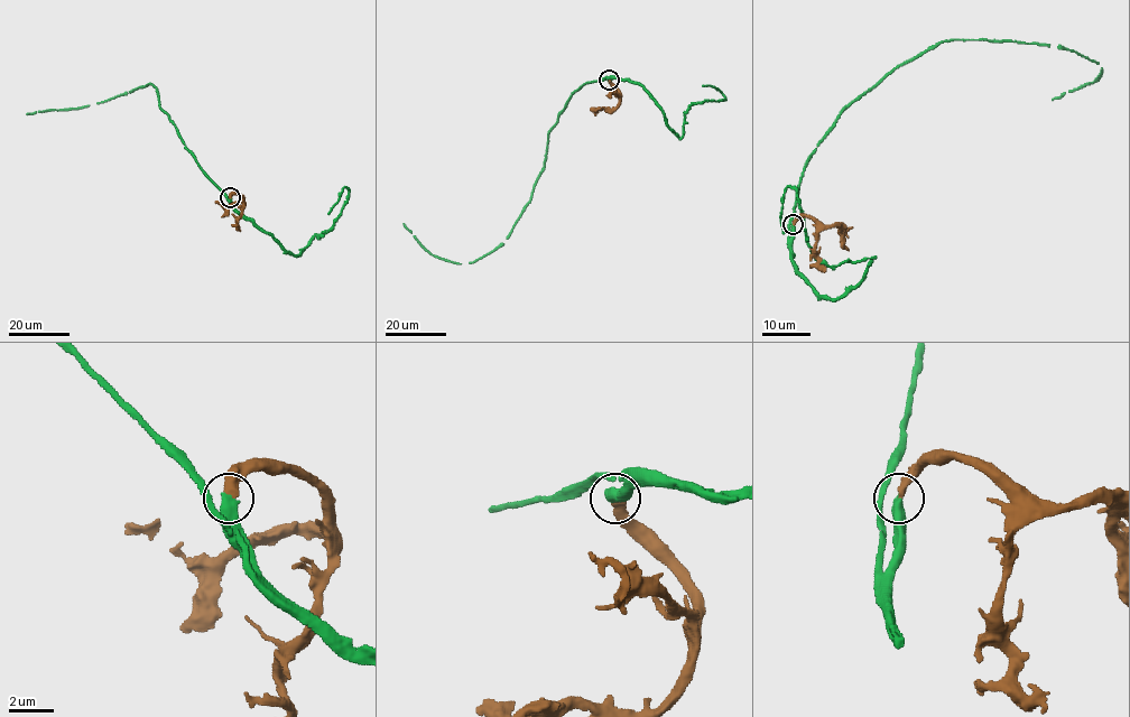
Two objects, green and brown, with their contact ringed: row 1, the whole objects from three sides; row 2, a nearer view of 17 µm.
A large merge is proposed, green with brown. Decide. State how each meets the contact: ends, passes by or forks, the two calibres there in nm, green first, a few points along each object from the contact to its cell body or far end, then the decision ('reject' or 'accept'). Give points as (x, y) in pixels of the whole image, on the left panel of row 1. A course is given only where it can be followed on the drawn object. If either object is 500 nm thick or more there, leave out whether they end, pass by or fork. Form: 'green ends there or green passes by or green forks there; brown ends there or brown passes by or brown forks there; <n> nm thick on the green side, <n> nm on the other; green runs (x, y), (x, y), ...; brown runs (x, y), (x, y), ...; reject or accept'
550 nm thick on the green side, 380 nm on the other; green runs (230, 197), (231, 203), (184, 145), (160, 108), (157, 90), (151, 84), (100, 102), (27, 114); brown runs (230, 197), (239, 194), (243, 203), (222, 205), (215, 201); accept

